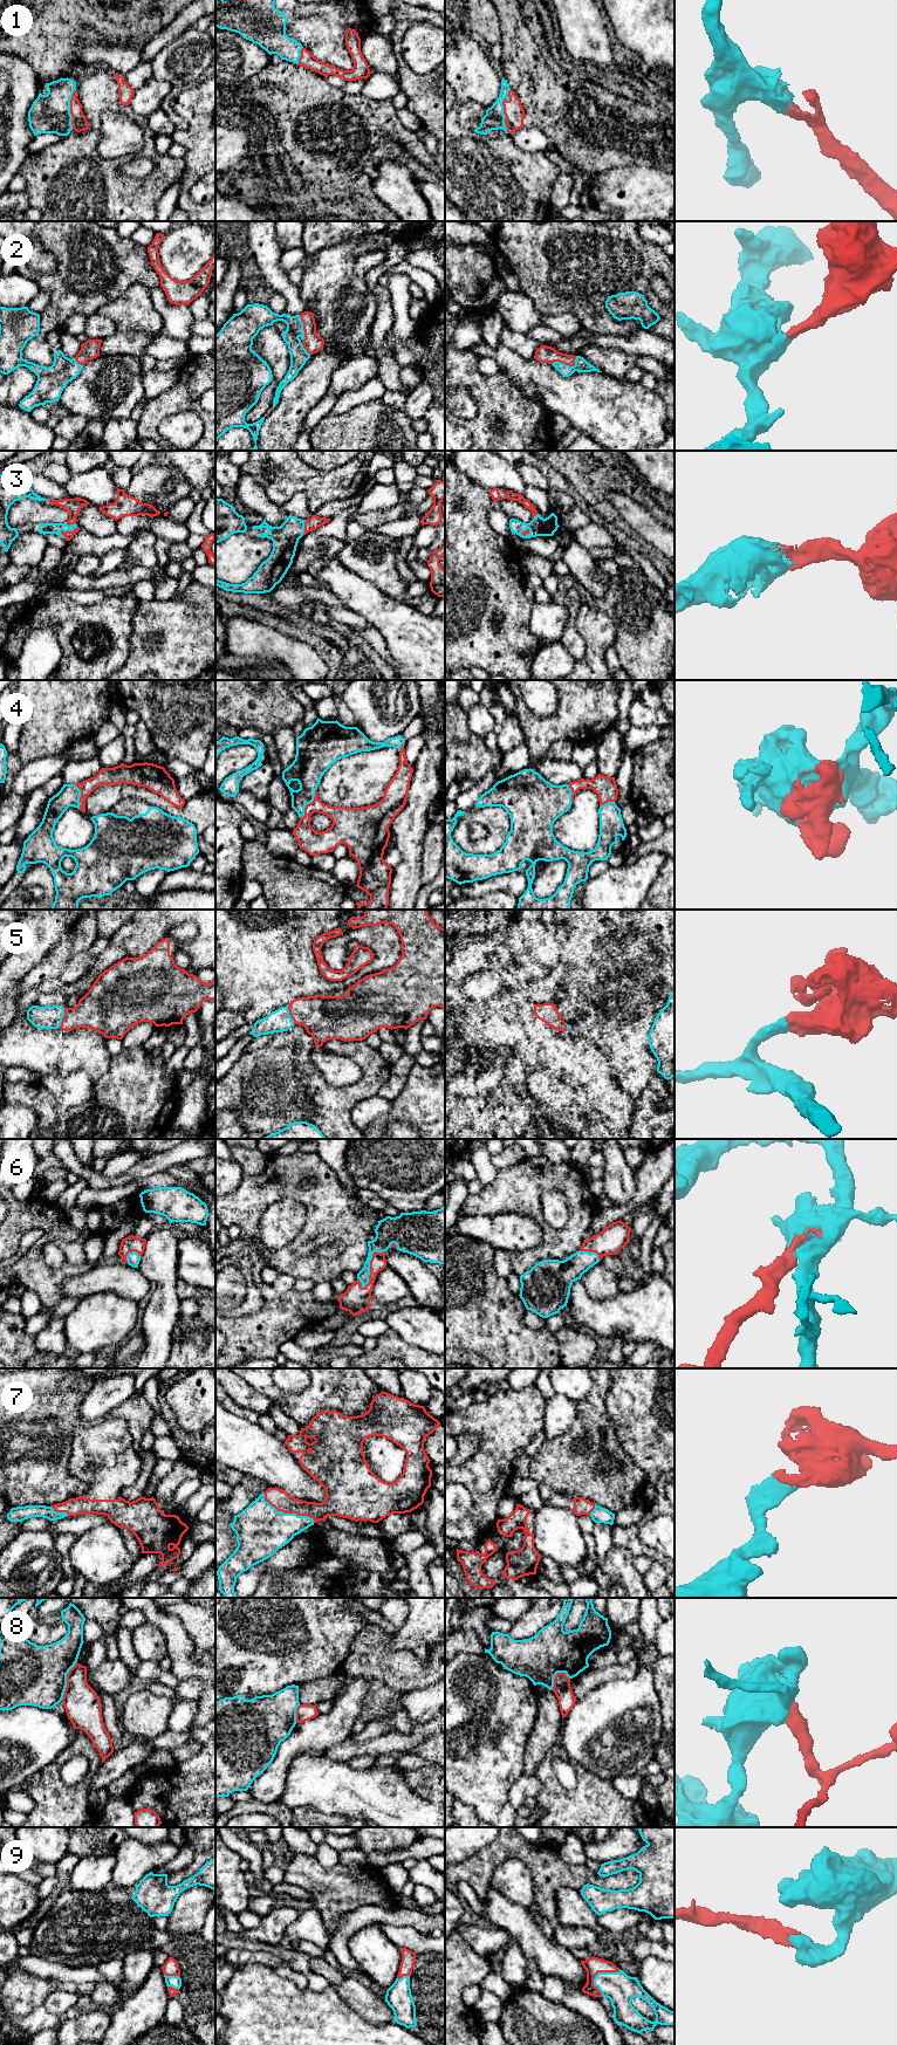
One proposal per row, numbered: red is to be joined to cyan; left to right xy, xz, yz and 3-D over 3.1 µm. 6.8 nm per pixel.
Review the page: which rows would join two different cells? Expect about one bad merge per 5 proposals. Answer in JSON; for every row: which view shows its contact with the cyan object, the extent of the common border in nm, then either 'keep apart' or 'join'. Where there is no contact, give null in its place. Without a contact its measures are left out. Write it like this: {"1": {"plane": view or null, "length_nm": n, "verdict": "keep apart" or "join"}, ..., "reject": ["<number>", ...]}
{"1": {"plane": "yz", "length_nm": 300, "verdict": "join"}, "2": {"plane": "yz", "length_nm": 190, "verdict": "join"}, "3": {"plane": "xy", "length_nm": 130, "verdict": "join"}, "4": {"plane": "xz", "length_nm": 240, "verdict": "join"}, "5": {"plane": "xy", "length_nm": 150, "verdict": "join"}, "6": {"plane": "xz", "length_nm": 300, "verdict": "join"}, "7": {"plane": "xz", "length_nm": 400, "verdict": "join"}, "8": {"plane": "xy", "length_nm": 300, "verdict": "keep apart"}, "9": {"plane": "yz", "length_nm": 240, "verdict": "join"}, "reject": ["8"]}

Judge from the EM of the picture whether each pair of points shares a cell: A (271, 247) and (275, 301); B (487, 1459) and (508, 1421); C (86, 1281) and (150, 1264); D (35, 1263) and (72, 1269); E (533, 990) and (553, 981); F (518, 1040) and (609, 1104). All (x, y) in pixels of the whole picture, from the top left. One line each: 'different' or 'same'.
A: different
B: same
C: different
D: same
E: same
F: same

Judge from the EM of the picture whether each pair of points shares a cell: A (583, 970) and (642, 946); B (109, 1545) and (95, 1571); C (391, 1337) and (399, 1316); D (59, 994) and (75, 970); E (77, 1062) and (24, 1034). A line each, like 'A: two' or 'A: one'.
A: one
B: one
C: two
D: one
E: one

